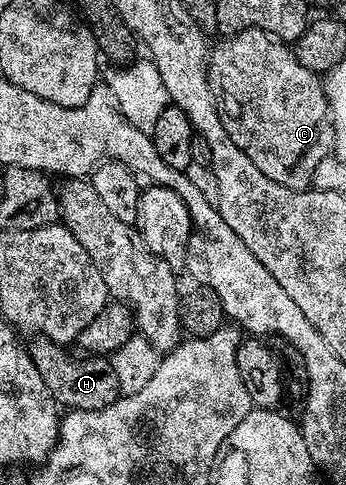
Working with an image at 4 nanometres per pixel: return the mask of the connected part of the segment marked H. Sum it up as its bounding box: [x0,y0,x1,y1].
[28,337,120,411]

